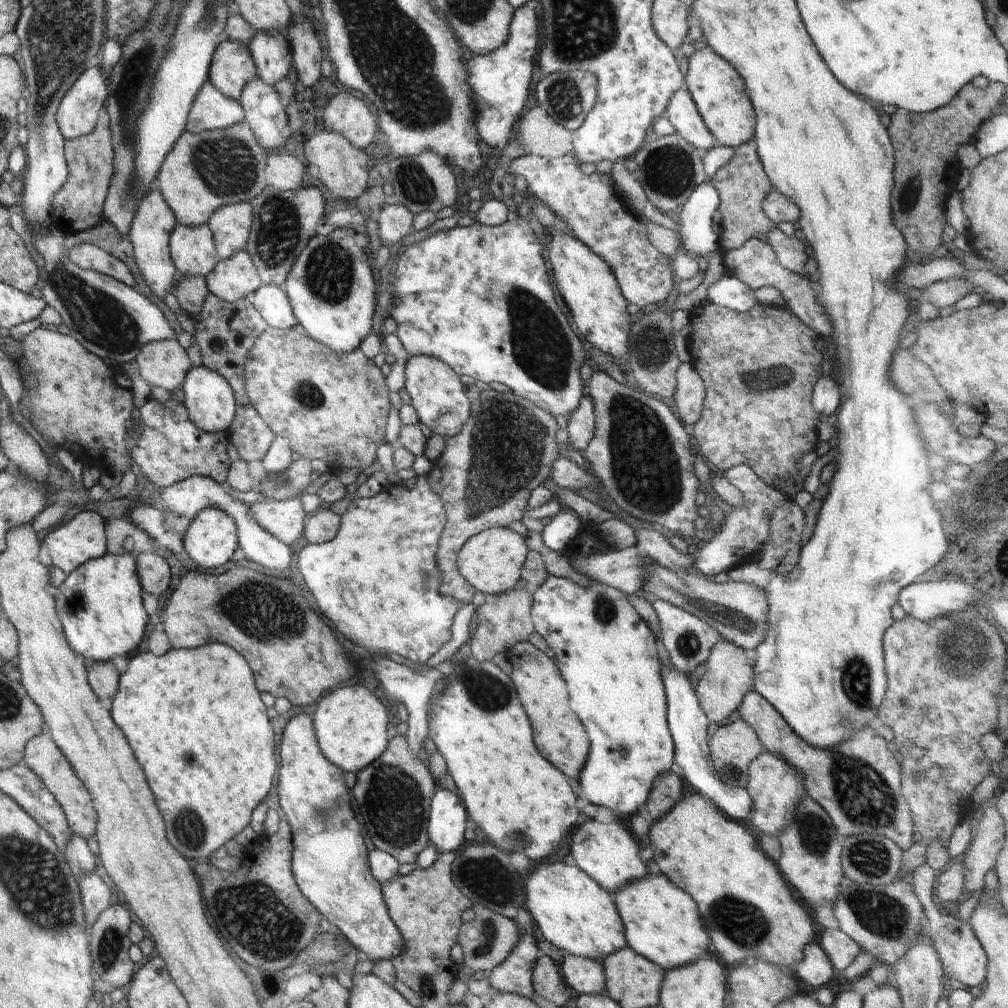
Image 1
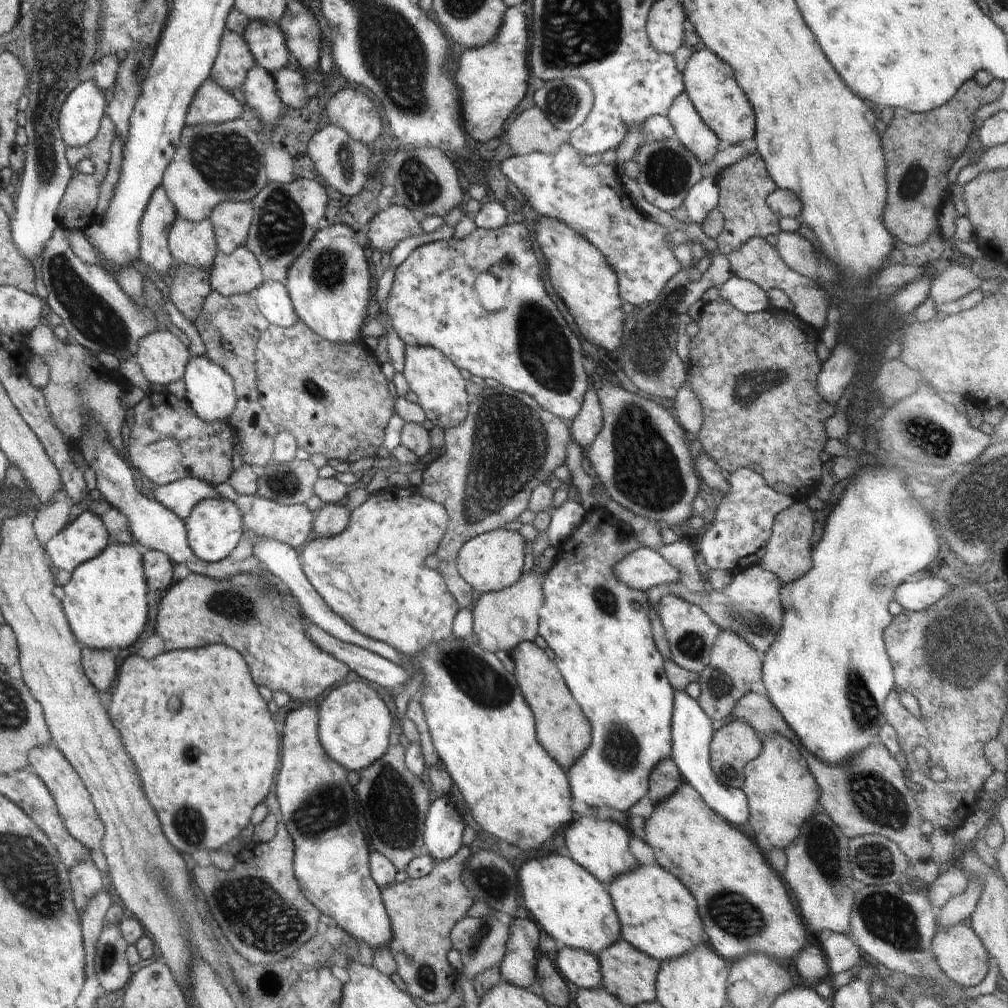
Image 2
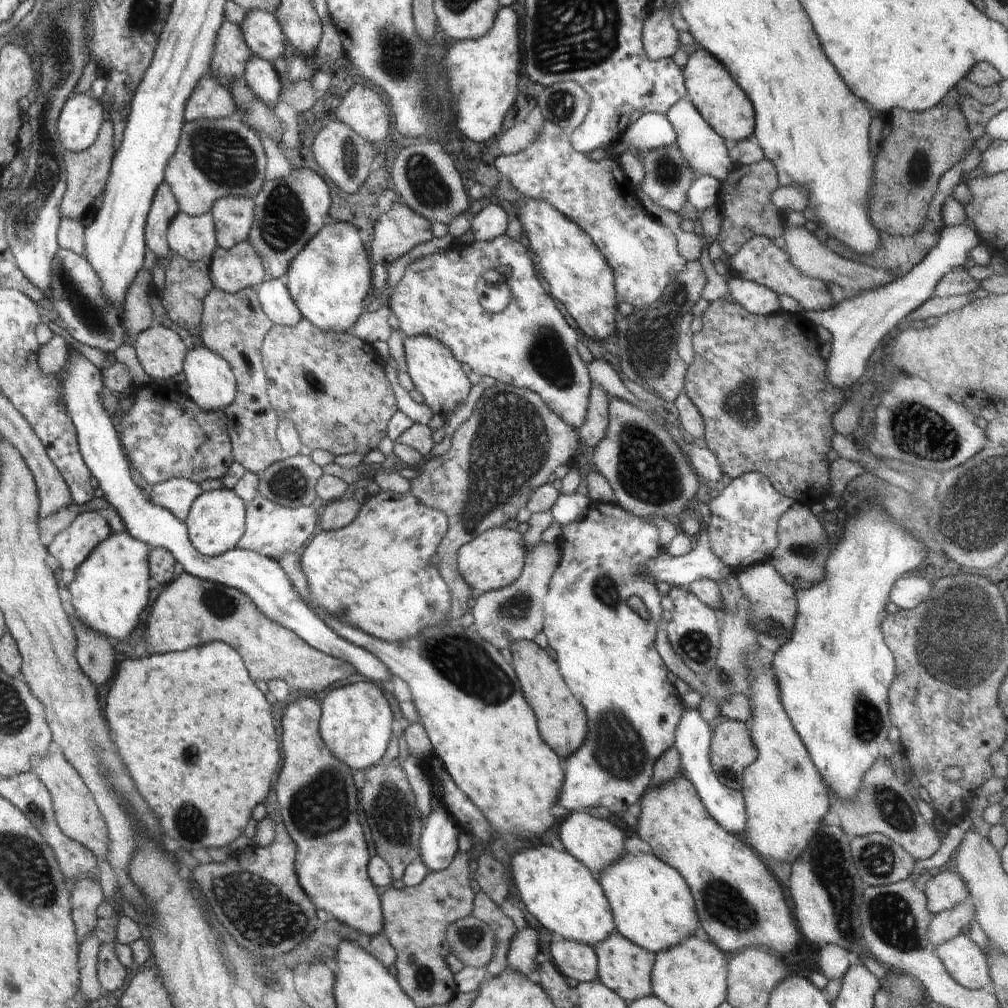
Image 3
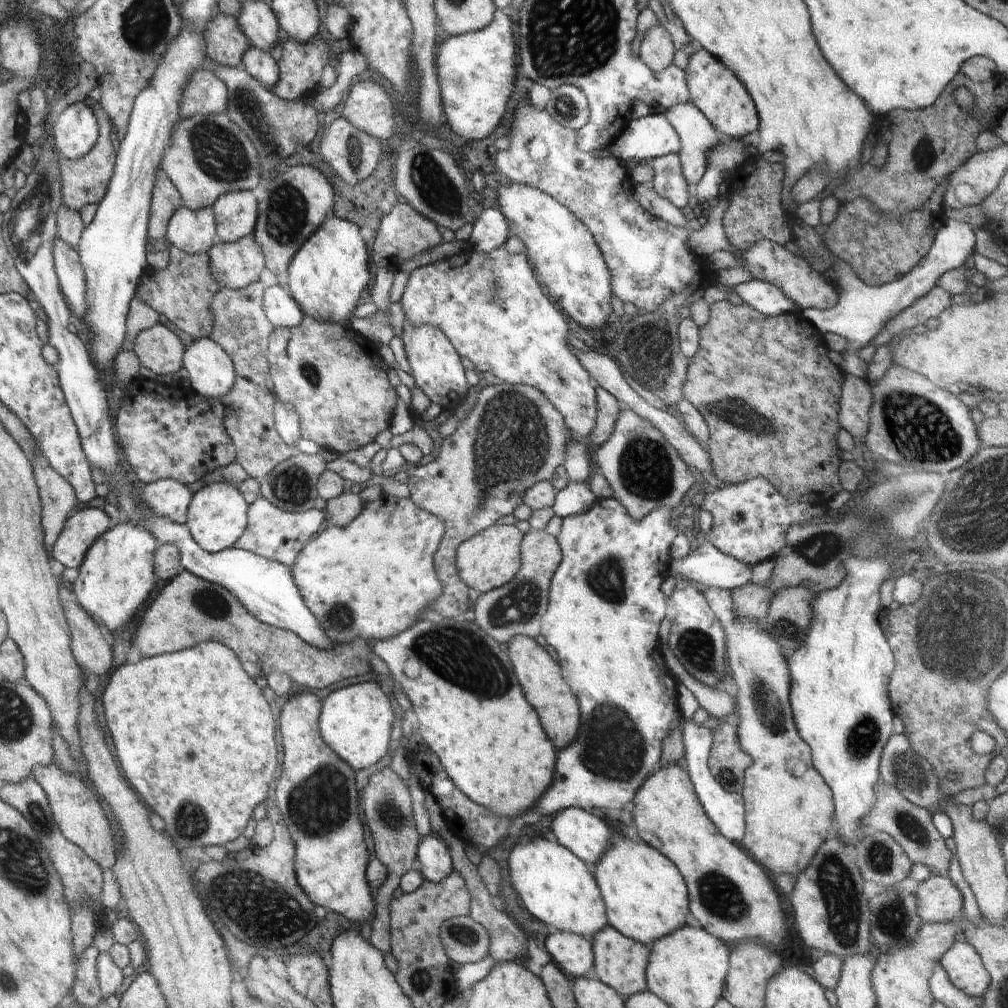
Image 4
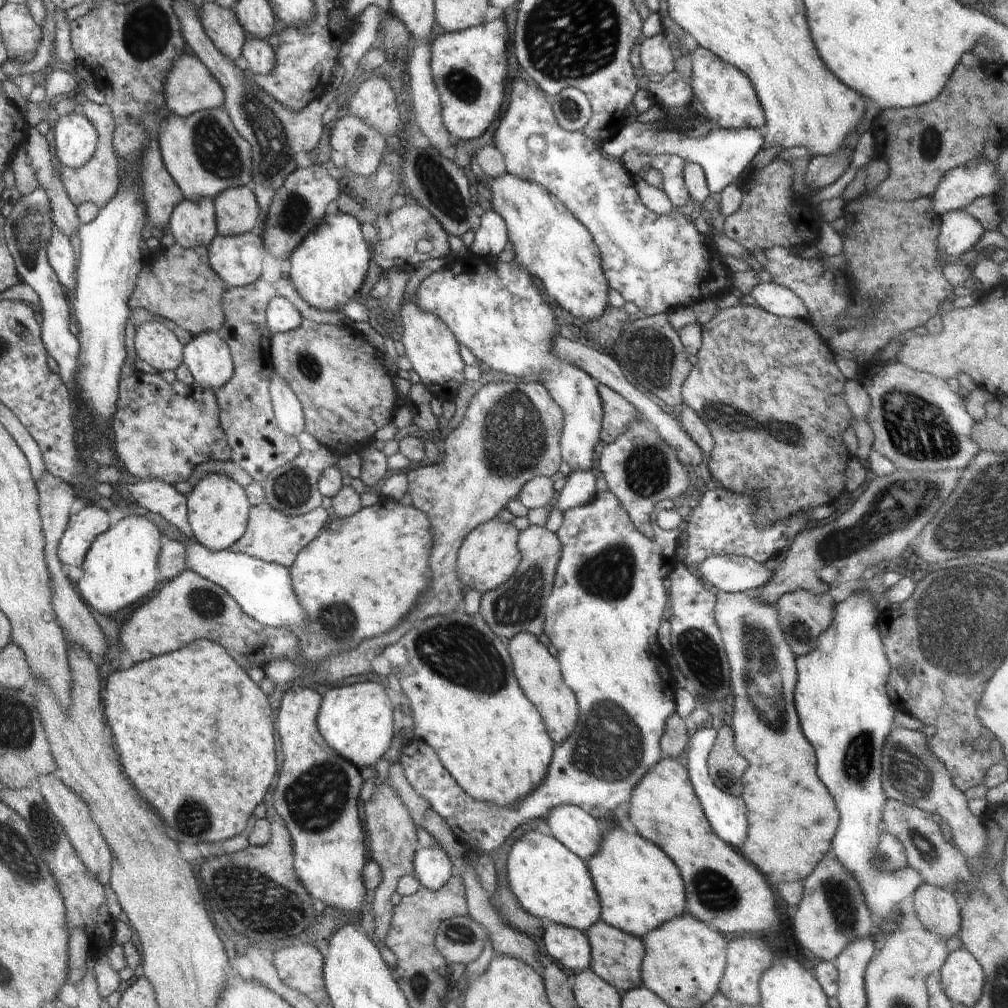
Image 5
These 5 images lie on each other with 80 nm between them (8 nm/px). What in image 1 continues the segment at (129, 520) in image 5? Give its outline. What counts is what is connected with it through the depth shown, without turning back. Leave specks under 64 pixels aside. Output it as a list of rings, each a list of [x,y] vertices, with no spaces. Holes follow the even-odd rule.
[[[110,554],[90,559],[67,574],[66,580],[57,586],[57,611],[70,646],[84,659],[110,661],[112,656],[126,656],[140,646],[148,621],[145,606],[142,606],[142,586],[136,572],[136,560],[130,554]]]

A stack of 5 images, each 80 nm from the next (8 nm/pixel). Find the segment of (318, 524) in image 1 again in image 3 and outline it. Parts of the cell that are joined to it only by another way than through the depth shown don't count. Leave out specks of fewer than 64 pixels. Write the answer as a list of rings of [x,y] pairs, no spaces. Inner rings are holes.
[[[354,497],[333,500],[320,509],[319,523],[325,531],[344,528],[359,515],[361,506]]]

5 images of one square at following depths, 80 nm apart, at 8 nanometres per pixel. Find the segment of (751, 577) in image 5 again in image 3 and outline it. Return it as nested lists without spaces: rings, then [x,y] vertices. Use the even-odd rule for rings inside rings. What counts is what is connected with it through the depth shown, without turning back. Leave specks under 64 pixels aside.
[[[708,503],[700,504],[697,507],[698,518],[702,522],[703,531],[695,537],[694,547],[690,552],[679,557],[670,556],[669,553],[660,553],[655,559],[649,560],[641,567],[645,575],[652,575],[657,582],[668,582],[671,586],[688,588],[694,581],[710,579],[720,583],[729,577],[736,576],[734,569],[720,560],[718,555],[711,549],[709,543],[709,523],[712,518]]]

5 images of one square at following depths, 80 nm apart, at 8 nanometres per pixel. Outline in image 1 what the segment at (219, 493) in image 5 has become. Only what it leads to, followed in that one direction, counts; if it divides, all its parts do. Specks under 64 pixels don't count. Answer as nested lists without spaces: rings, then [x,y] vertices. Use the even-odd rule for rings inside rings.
[[[207,506],[196,513],[183,534],[186,555],[196,564],[198,570],[217,572],[224,569],[238,547],[238,531],[234,519],[222,509]]]

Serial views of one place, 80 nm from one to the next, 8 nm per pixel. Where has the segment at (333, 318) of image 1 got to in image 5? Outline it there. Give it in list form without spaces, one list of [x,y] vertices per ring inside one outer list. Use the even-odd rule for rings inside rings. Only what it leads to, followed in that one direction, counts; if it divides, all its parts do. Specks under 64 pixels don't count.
[[[340,212],[327,214],[324,220],[290,253],[289,280],[310,306],[322,311],[341,310],[360,289],[372,262],[360,227],[361,224],[352,215]]]

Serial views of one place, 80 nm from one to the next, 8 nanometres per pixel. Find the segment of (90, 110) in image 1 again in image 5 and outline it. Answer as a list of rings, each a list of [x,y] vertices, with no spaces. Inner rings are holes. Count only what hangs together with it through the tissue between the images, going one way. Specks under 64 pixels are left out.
[[[76,110],[54,119],[54,147],[61,164],[73,169],[84,167],[100,142],[97,129],[88,117]]]

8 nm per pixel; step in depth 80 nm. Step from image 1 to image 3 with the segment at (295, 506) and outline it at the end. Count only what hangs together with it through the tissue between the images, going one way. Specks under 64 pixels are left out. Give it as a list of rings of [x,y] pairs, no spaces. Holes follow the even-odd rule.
[[[256,493],[250,505],[245,508],[245,531],[238,541],[238,548],[257,552],[271,559],[280,559],[284,555],[299,554],[306,544],[305,540],[316,532],[320,512],[312,506],[288,508]]]

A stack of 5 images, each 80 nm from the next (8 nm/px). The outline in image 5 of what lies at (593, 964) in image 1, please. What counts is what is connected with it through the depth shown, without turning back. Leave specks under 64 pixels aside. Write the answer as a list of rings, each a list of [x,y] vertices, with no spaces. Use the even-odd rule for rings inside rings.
[[[550,923],[546,927],[542,942],[547,955],[562,967],[570,968],[575,973],[588,968],[591,961],[591,946],[581,930]]]

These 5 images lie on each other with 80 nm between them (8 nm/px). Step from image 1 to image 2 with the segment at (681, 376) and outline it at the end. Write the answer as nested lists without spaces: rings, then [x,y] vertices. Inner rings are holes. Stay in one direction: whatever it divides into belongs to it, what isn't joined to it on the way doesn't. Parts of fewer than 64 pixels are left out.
[[[689,376],[675,396],[676,420],[690,438],[703,427],[703,410],[697,395],[689,386]]]

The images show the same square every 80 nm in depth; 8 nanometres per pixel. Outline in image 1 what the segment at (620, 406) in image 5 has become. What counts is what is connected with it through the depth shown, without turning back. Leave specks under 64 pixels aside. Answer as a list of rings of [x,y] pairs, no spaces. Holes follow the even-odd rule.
[[[584,395],[571,415],[567,428],[571,448],[582,452],[595,433],[595,408],[592,397]]]

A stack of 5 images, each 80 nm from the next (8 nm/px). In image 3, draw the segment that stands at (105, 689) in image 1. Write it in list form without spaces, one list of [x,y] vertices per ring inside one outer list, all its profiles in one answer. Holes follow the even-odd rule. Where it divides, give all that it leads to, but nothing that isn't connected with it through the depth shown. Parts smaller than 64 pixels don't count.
[[[80,619],[72,620],[72,626],[78,638],[76,660],[92,684],[98,687],[98,684],[104,684],[114,674],[116,660],[113,642]]]

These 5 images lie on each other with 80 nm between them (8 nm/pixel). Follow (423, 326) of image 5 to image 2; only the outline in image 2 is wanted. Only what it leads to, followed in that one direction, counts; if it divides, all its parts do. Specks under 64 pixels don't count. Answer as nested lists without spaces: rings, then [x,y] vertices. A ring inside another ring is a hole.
[[[405,345],[405,365],[403,368],[410,391],[417,397],[417,403],[424,410],[426,418],[444,430],[460,424],[467,415],[471,397],[466,393],[468,380],[462,377],[459,368],[434,347],[412,347]]]

